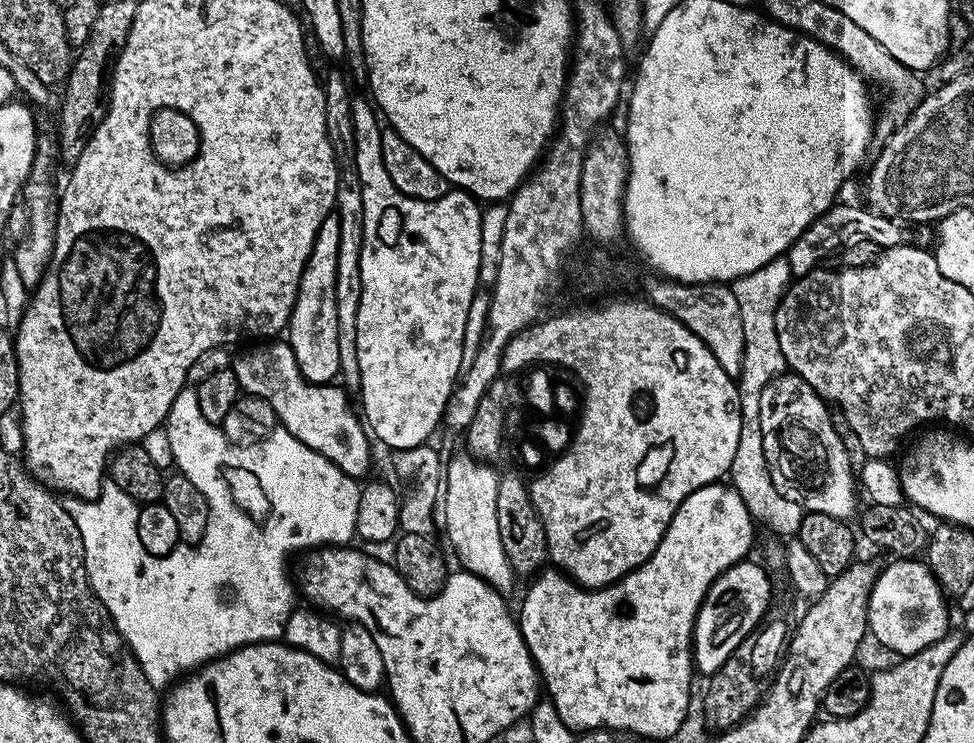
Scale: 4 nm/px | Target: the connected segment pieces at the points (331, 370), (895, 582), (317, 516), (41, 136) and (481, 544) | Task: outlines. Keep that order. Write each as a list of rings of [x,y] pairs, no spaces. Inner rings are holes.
[[[333,212],[323,220],[315,235],[311,256],[299,279],[299,292],[288,319],[286,343],[294,350],[298,370],[311,384],[331,384],[340,376],[338,358],[338,298],[335,293],[338,272],[338,244],[341,223]]]
[[[920,558],[893,559],[893,564],[879,569],[874,586],[868,599],[868,630],[871,639],[876,639],[884,648],[889,648],[900,658],[907,658],[926,650],[926,646],[934,646],[934,642],[943,640],[949,635],[948,604],[946,593],[934,574],[928,569],[927,563]]]
[[[186,386],[178,394],[164,427],[175,467],[190,478],[198,490],[202,490],[208,503],[208,525],[202,542],[177,546],[158,560],[149,558],[142,551],[135,530],[140,508],[136,501],[111,482],[100,489],[97,500],[72,498],[66,504],[84,539],[84,561],[92,592],[102,602],[106,615],[112,619],[120,639],[140,664],[148,681],[154,686],[171,685],[209,660],[228,655],[235,648],[279,641],[287,624],[286,643],[291,648],[306,650],[306,654],[314,654],[314,658],[322,662],[339,665],[341,625],[315,611],[292,616],[296,596],[298,600],[298,588],[293,577],[292,580],[288,577],[288,554],[300,548],[315,550],[321,546],[348,546],[353,543],[361,489],[357,477],[348,476],[334,466],[334,462],[310,450],[310,446],[279,426],[269,436],[253,444],[229,444],[221,425],[211,424],[202,418],[196,389],[192,386]],[[226,594],[232,594],[232,598],[220,601],[220,596]]]
[[[41,131],[36,137],[34,162],[31,164],[30,174],[21,188],[22,202],[26,204],[28,212],[28,226],[26,240],[22,241],[12,252],[19,275],[25,288],[30,292],[40,284],[41,278],[47,271],[47,266],[52,260],[53,242],[56,237],[58,186],[54,184],[54,164],[58,162],[59,143],[52,131]]]
[[[461,454],[452,461],[447,461],[442,477],[442,510],[444,506],[444,532],[448,535],[448,544],[456,551],[460,559],[459,567],[465,572],[482,578],[492,588],[502,594],[518,583],[518,577],[513,572],[510,562],[506,559],[506,549],[502,547],[502,538],[498,531],[498,482],[500,476],[495,472],[493,465],[488,462],[475,460],[473,456]]]

